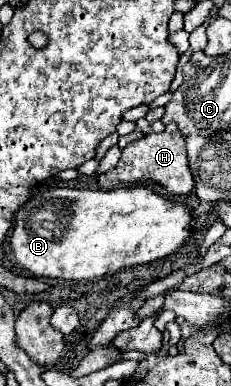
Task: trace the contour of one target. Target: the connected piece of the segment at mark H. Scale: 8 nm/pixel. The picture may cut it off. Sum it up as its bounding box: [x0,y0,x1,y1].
[98,124,194,196]

